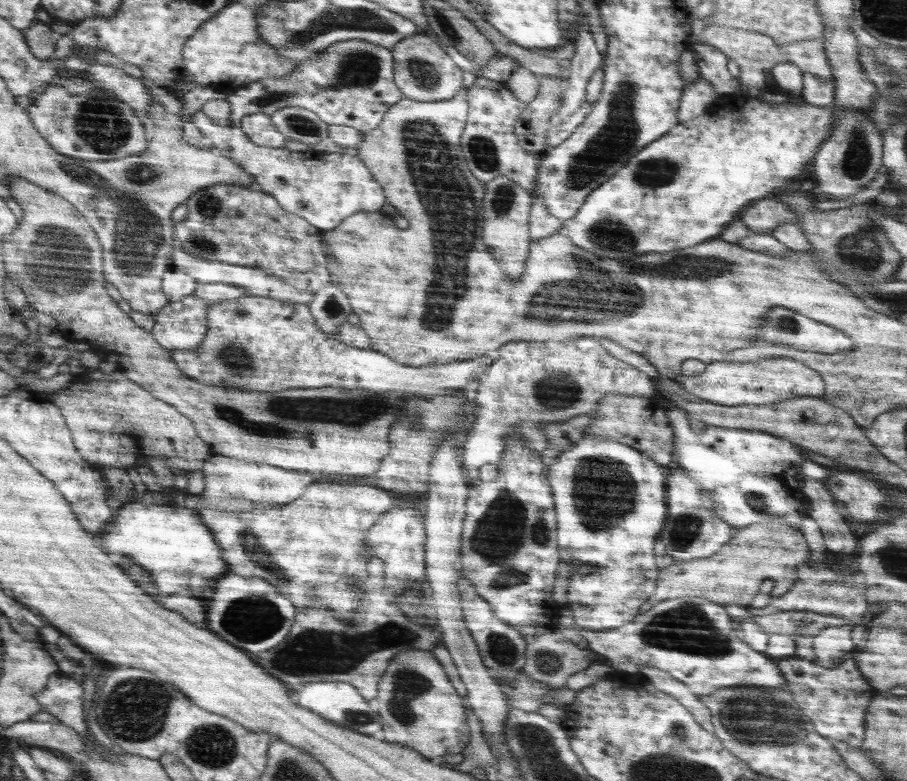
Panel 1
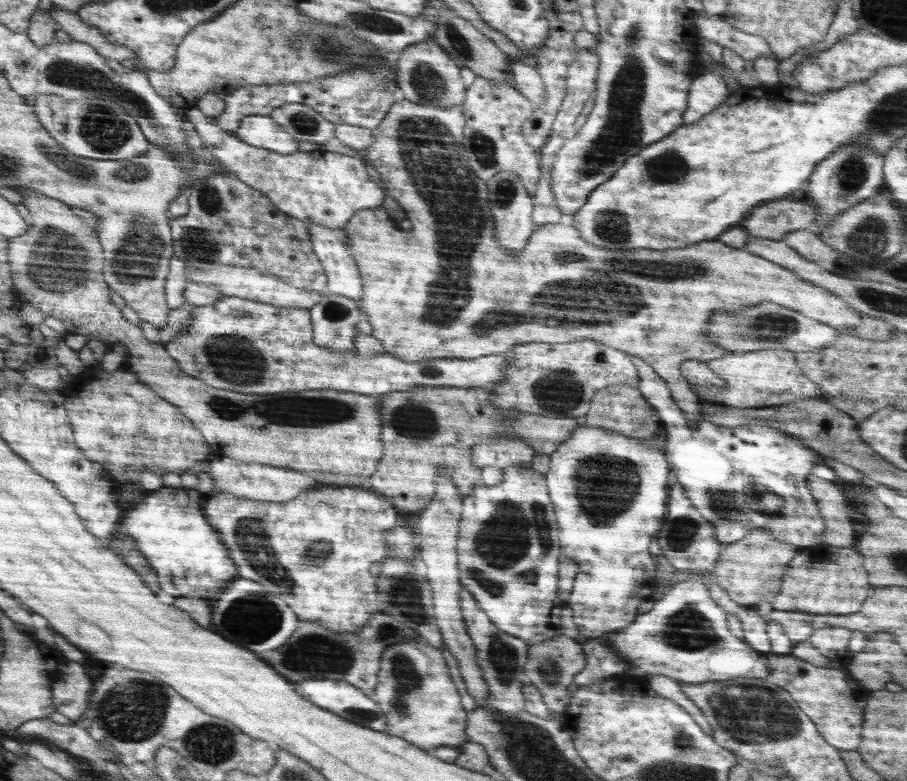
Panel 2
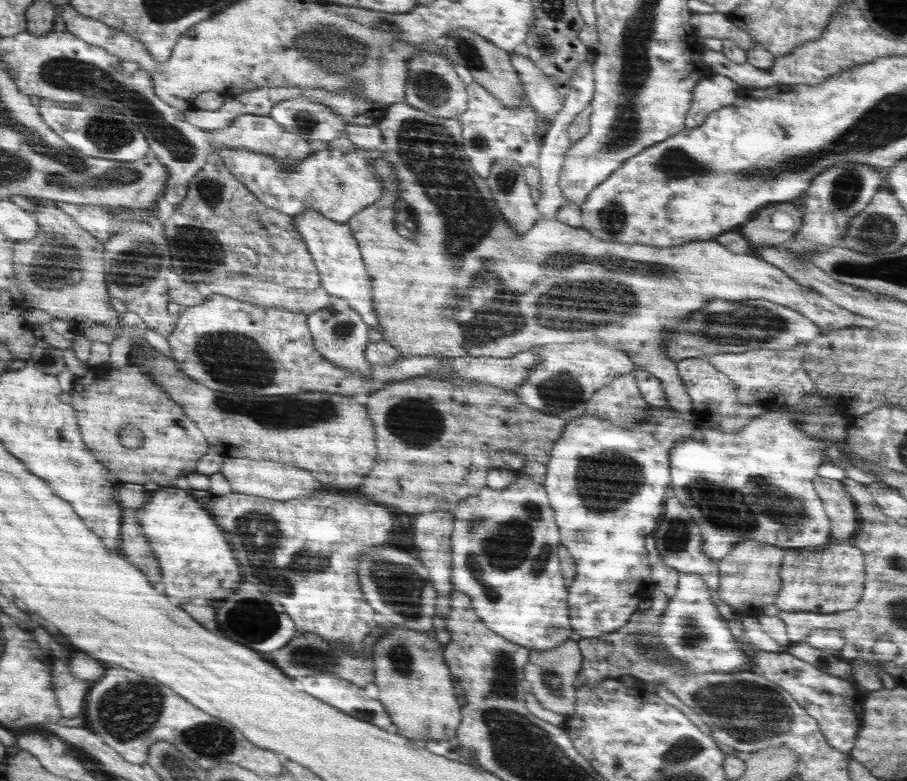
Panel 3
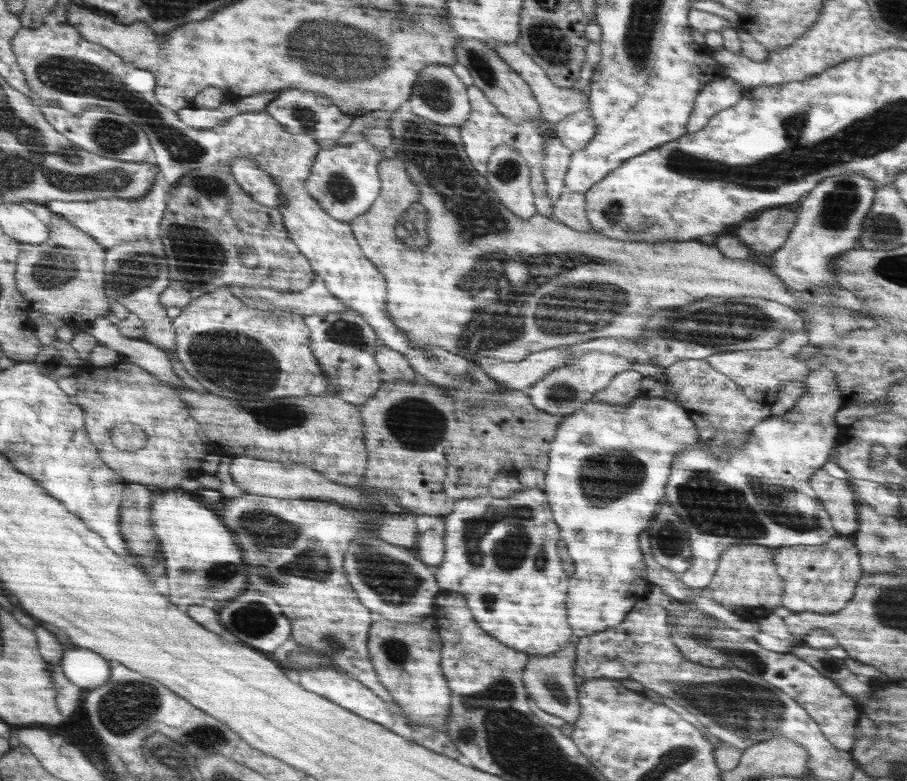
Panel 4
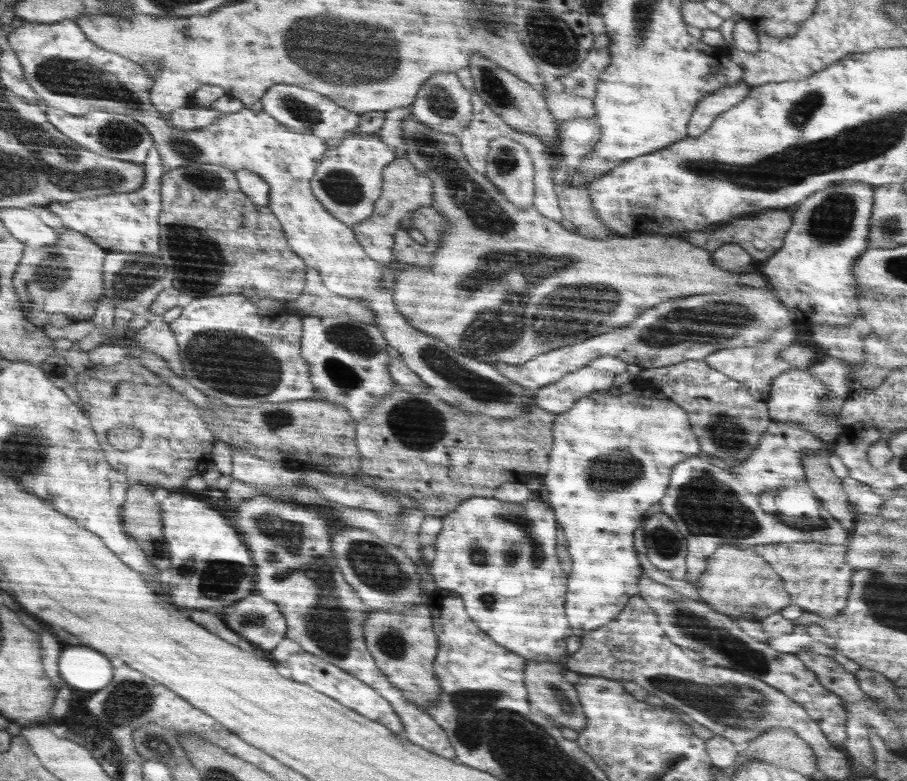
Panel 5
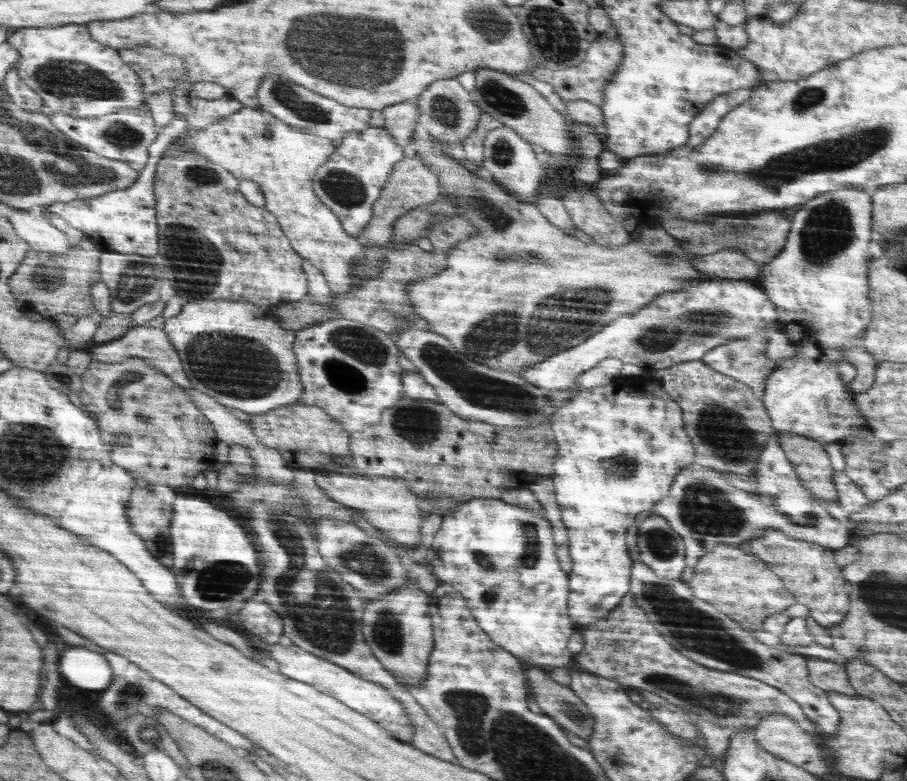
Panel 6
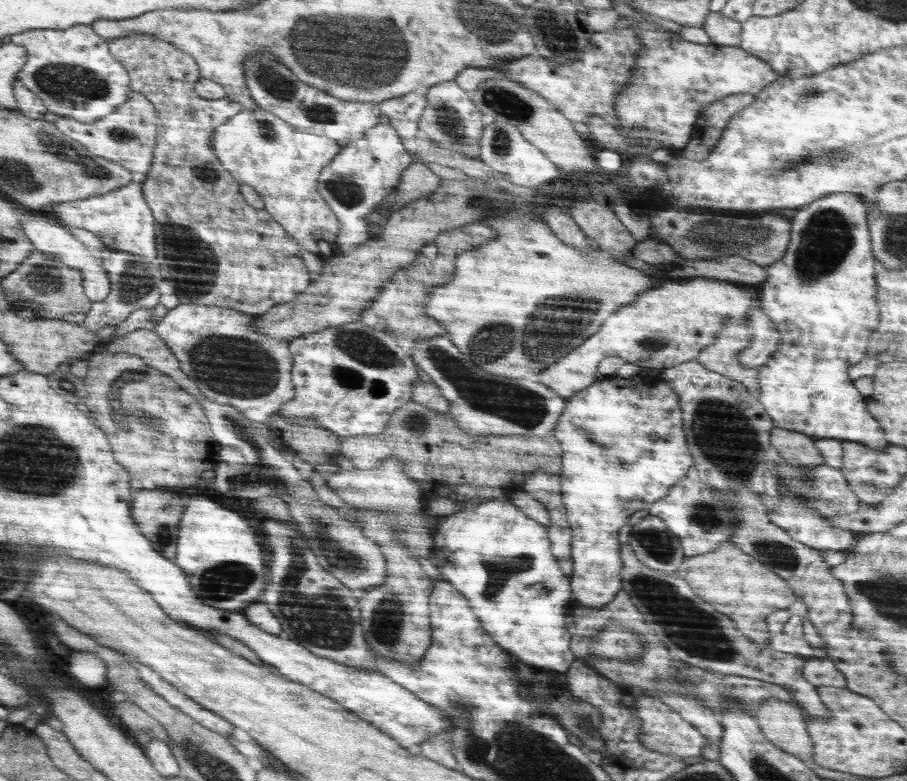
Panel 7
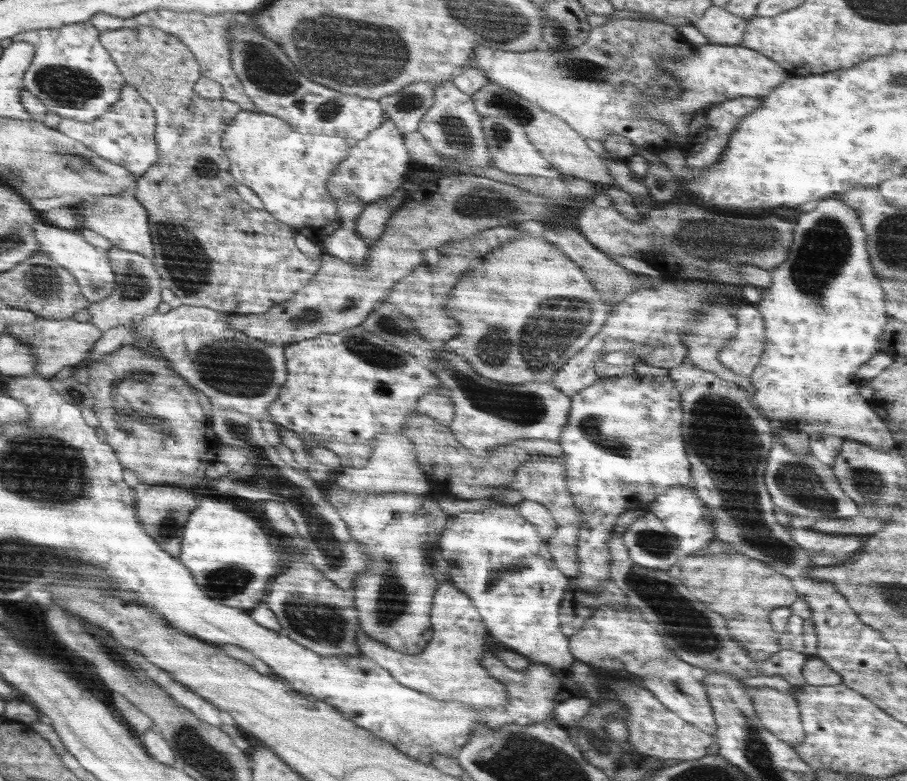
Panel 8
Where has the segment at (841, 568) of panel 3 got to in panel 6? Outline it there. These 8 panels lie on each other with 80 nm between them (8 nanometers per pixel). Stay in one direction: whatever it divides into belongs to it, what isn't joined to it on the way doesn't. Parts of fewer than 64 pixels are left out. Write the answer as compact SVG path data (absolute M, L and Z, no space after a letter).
M770 528L764 532L764 536L744 542L743 547L750 548L754 556L768 564L768 568L779 576L785 587L796 596L798 604L810 606L810 616L822 628L831 628L832 624L840 624L845 620L850 606L849 594L841 567L832 562L832 550L818 544L806 544L802 540L790 540L782 532Z

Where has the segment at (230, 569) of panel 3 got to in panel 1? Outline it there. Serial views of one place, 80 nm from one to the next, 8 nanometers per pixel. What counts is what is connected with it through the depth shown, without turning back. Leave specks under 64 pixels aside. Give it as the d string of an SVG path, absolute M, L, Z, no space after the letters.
M140 502L126 504L126 508L122 508L114 518L114 524L110 524L110 528L100 536L102 548L106 548L106 552L128 554L128 558L144 566L146 572L154 576L154 584L158 584L162 594L174 594L188 588L190 572L204 578L218 578L228 572L218 548L220 545L214 542L216 538L200 520L199 514L178 508L172 502L162 506L144 506Z

